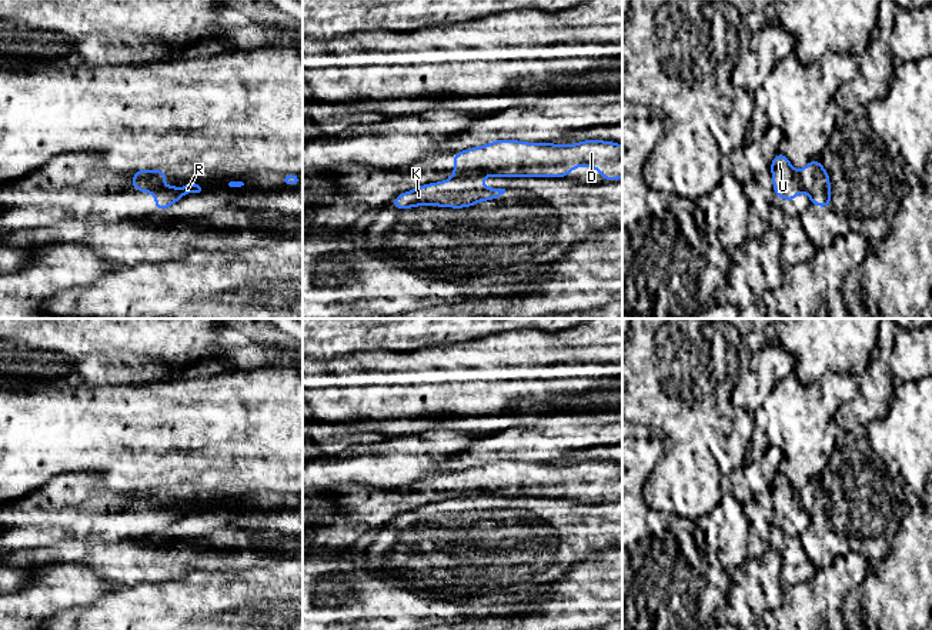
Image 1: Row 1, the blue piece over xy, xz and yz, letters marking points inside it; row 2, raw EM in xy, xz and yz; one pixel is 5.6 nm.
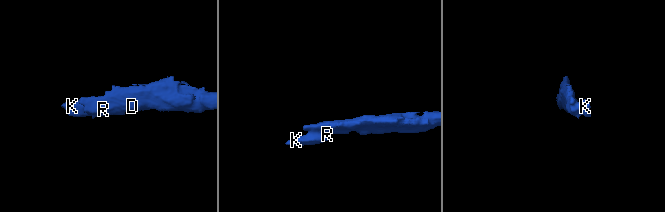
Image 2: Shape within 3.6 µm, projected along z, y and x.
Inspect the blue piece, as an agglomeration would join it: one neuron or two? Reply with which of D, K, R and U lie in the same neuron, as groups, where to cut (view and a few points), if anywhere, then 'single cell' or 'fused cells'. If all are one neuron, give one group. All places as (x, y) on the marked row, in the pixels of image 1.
D R U / K | xy (133, 180), (160, 183) | fused cells

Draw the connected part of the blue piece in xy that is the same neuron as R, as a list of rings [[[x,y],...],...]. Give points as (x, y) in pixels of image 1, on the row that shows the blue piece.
[[[136,180],[131,183],[134,190],[140,190],[144,193],[154,193],[156,194],[156,211],[166,210],[168,206],[174,204],[187,193],[200,193],[201,187],[196,183],[186,184],[184,187],[170,187],[163,186],[161,183],[157,184],[154,181],[146,180]]]

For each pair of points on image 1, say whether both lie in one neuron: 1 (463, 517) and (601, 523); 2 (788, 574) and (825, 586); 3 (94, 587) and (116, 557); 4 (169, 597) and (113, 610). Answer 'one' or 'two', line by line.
1: one
2: two
3: two
4: one

